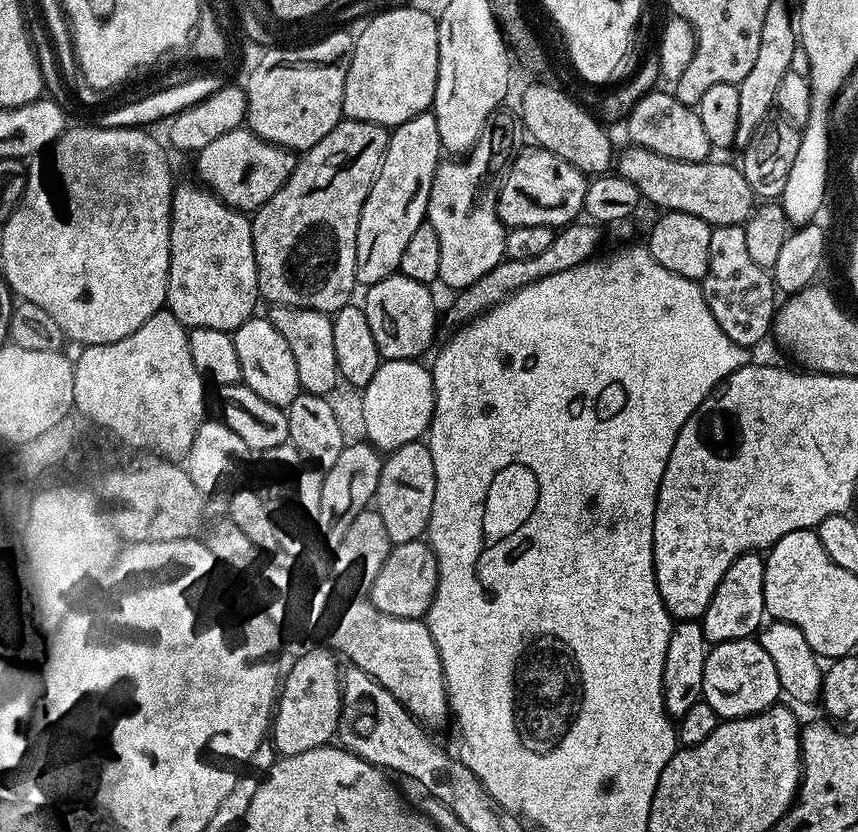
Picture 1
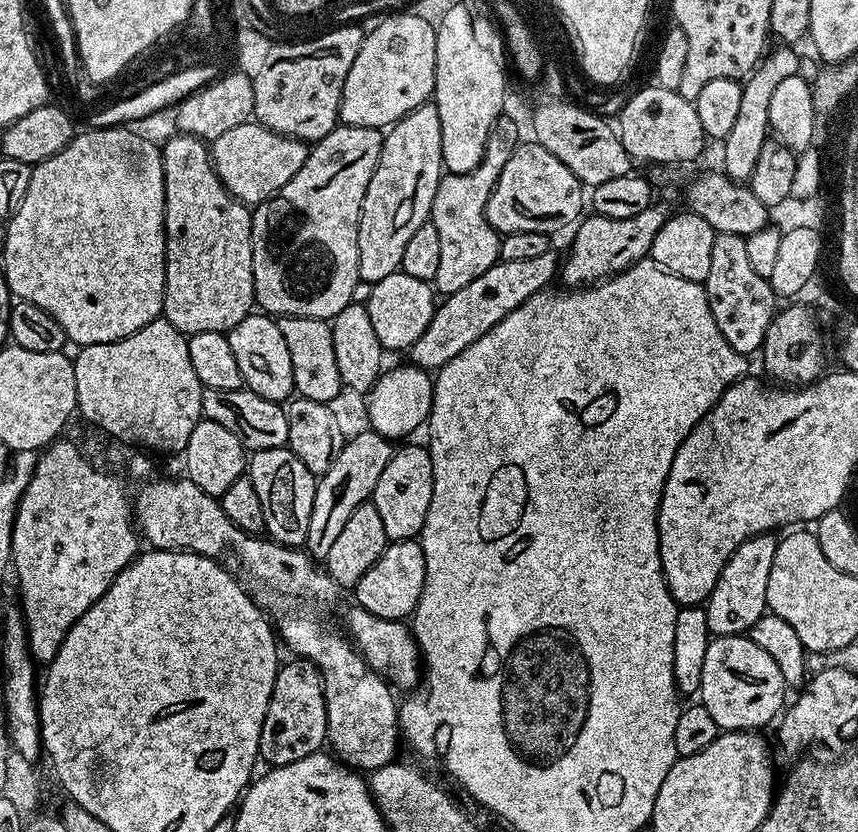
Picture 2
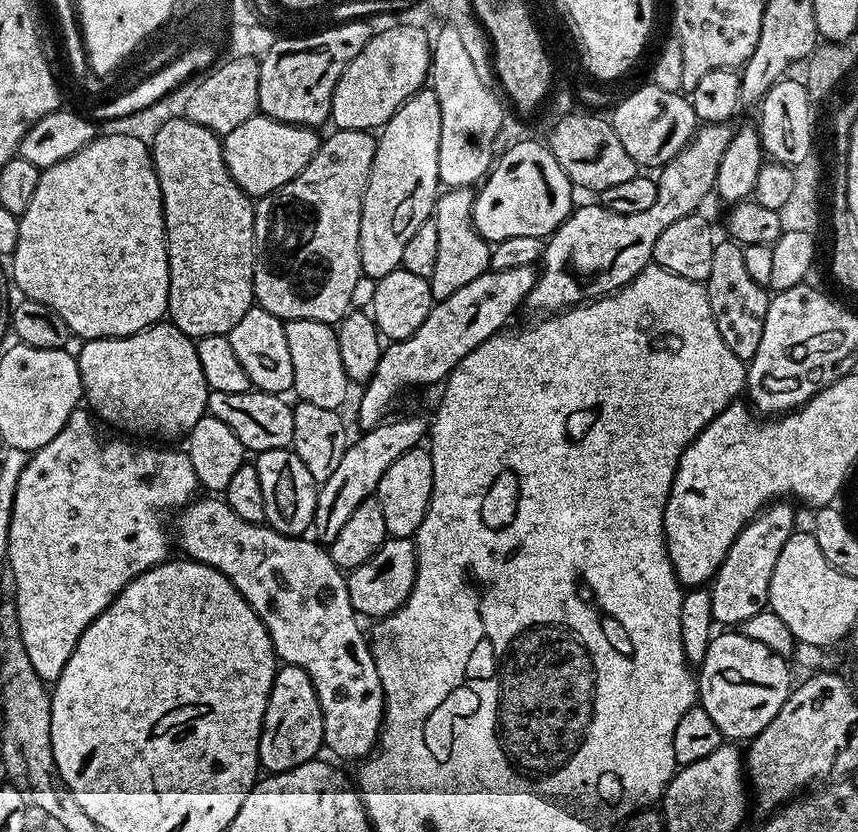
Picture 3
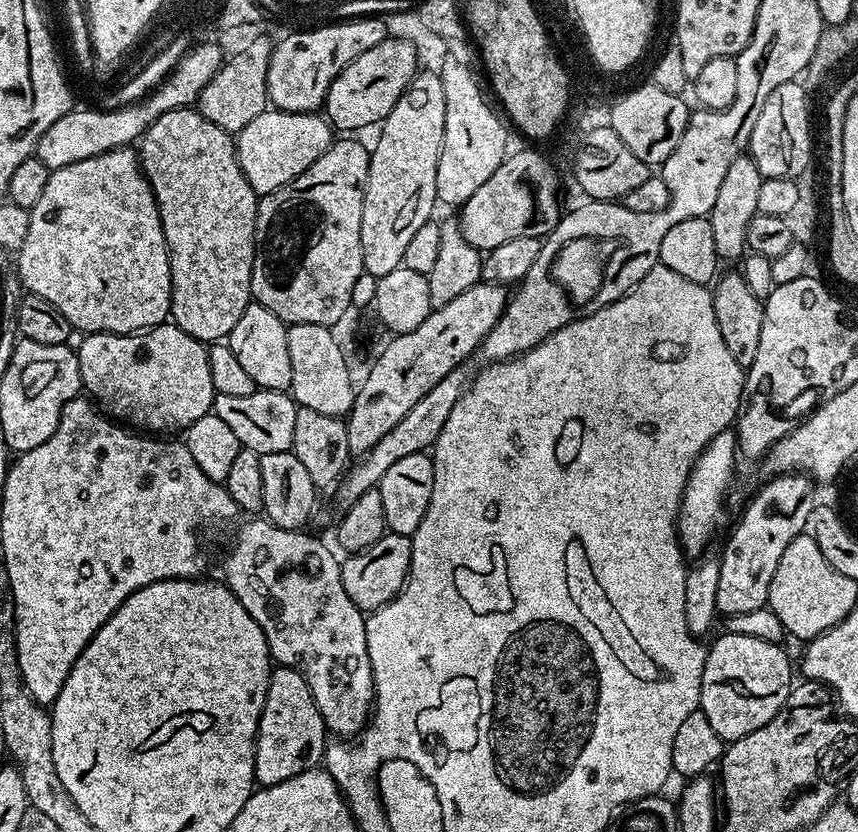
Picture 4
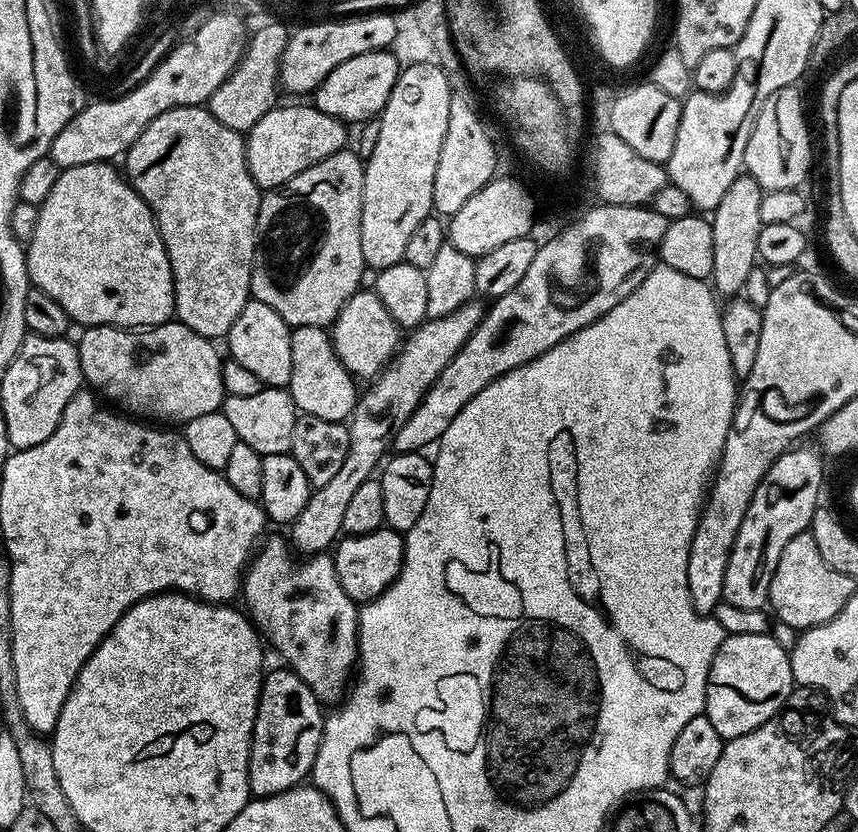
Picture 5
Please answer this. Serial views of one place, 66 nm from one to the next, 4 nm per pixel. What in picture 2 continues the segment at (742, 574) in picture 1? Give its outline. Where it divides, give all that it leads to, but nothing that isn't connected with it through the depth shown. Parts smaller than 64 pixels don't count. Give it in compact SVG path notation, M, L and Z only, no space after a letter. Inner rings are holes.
M772 534L755 536L742 542L742 546L730 554L726 566L722 566L722 574L718 574L714 590L703 605L713 637L743 636L766 614L766 582L770 582L770 566L774 566L777 543L777 537Z

